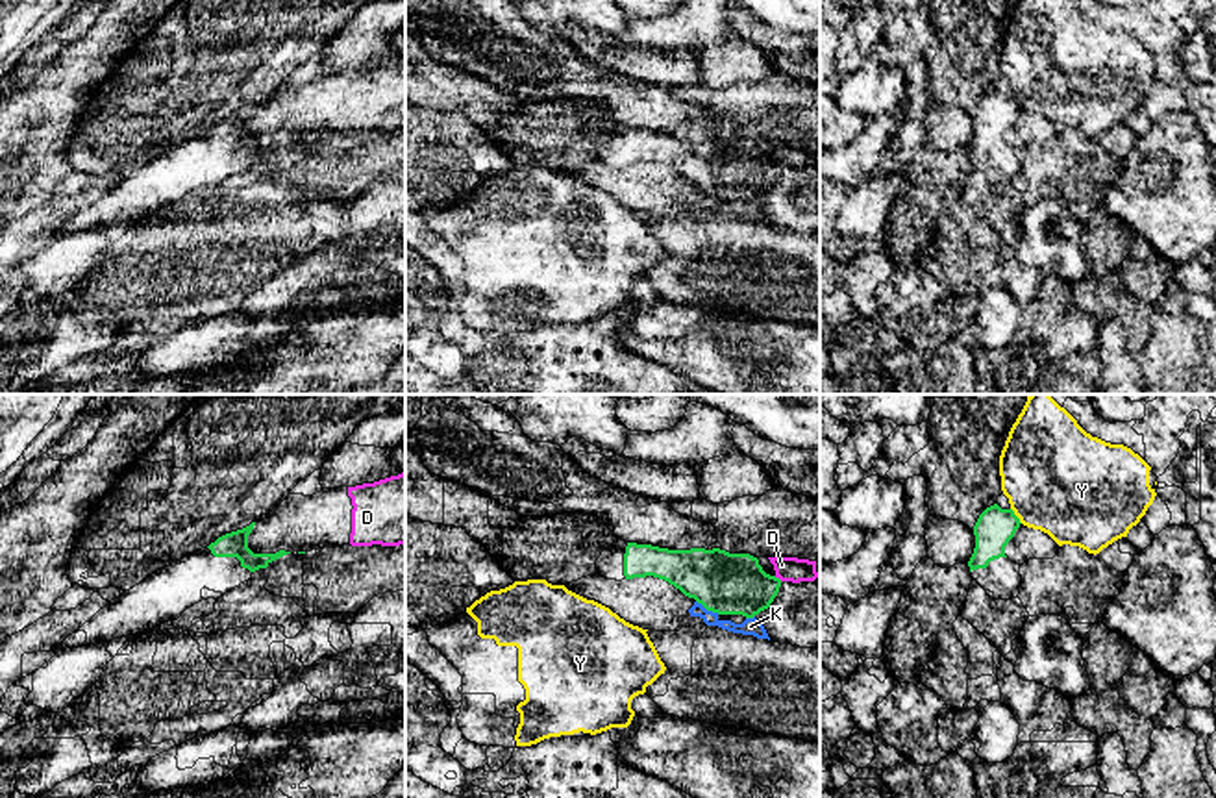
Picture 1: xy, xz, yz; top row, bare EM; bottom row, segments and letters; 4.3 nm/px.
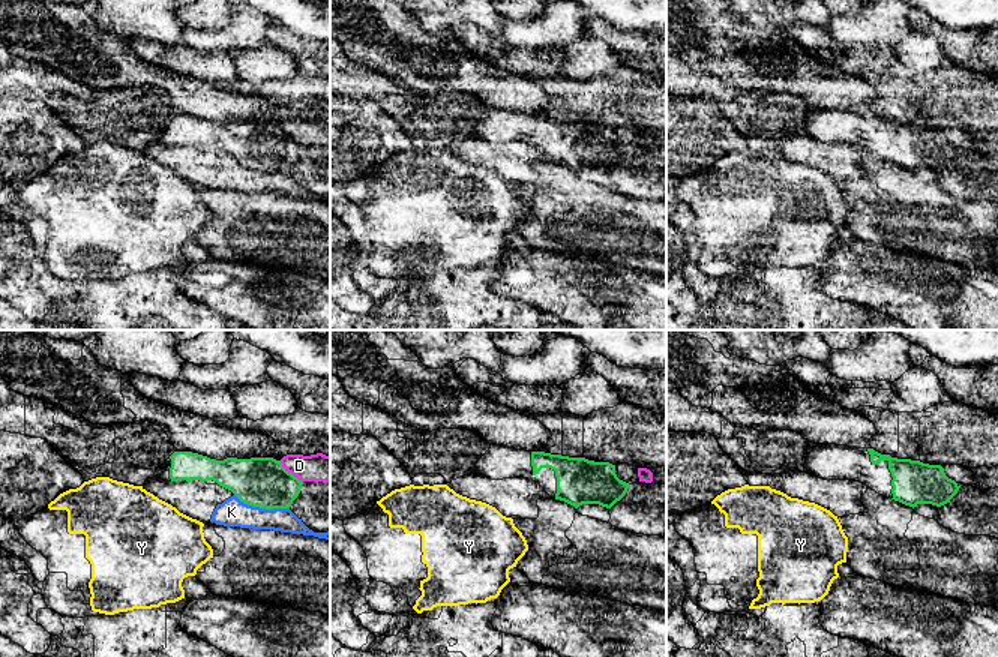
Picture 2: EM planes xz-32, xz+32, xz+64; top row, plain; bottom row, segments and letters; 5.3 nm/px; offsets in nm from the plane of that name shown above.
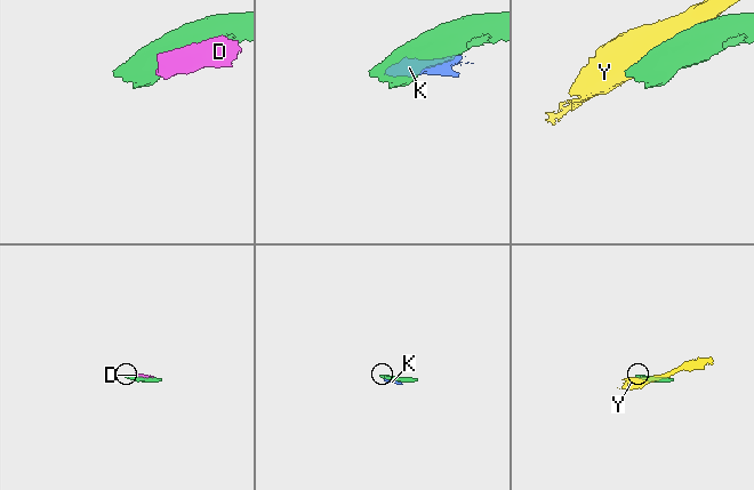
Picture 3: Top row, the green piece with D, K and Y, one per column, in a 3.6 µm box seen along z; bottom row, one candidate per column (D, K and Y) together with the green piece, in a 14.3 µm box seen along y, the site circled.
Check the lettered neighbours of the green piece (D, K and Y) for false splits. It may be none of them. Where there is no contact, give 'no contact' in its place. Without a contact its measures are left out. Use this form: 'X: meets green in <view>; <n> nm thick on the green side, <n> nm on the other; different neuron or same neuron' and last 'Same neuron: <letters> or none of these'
D: meets green in xz; 280 nm thick on the green side, 110 nm on the other; different neuron
K: meets green in xz; 280 nm thick on the green side, 80 nm on the other; different neuron
Y: meets green in yz; 170 nm thick on the green side, 460 nm on the other; different neuron
Same neuron: none of these

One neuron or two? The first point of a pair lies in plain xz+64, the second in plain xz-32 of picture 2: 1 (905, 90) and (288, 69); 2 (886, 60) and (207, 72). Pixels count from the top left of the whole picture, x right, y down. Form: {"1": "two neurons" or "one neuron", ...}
{"1": "two neurons", "2": "one neuron"}

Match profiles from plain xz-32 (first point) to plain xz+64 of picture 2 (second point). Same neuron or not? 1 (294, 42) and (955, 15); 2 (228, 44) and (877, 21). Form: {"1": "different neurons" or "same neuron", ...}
{"1": "different neurons", "2": "same neuron"}

